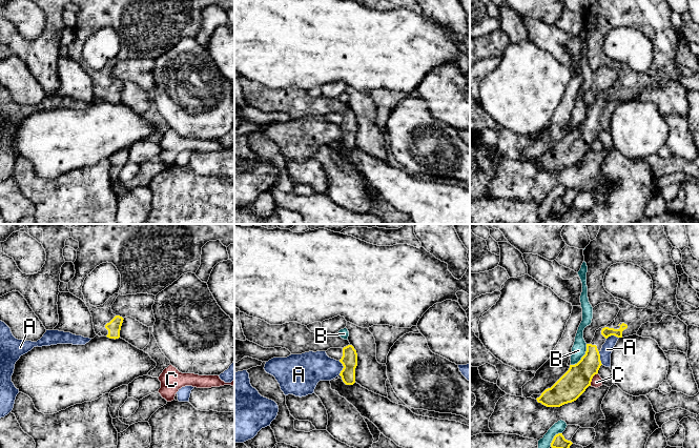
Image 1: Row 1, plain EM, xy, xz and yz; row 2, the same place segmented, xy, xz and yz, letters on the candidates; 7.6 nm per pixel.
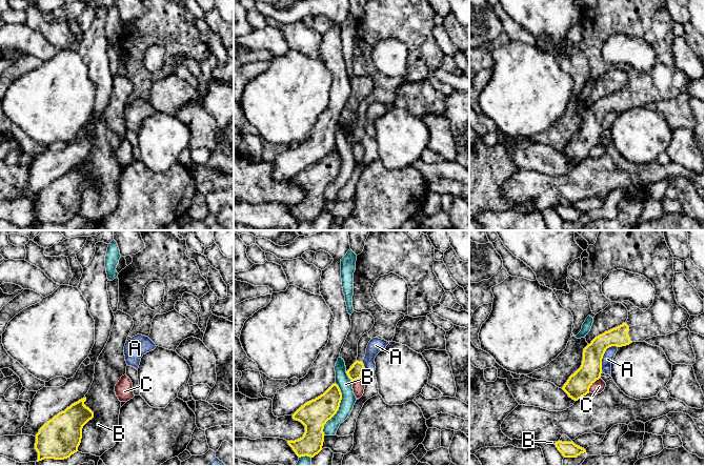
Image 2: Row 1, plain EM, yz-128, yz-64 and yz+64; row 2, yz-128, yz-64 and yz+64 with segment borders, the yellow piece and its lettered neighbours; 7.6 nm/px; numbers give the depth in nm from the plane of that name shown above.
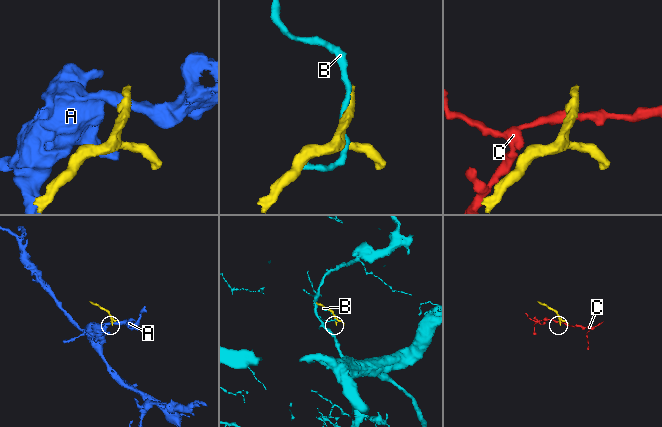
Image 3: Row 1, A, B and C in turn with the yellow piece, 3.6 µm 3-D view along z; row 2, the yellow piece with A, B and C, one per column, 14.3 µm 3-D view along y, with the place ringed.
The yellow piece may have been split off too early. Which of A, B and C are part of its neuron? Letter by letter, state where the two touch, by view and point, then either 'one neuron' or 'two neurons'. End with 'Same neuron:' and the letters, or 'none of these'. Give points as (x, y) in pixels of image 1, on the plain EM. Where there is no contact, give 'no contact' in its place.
A: contact xz (343, 133); two neurons
B: contact yz (582, 121); two neurons
C: contact yz (592, 142); two neurons
Same neuron: none of these

